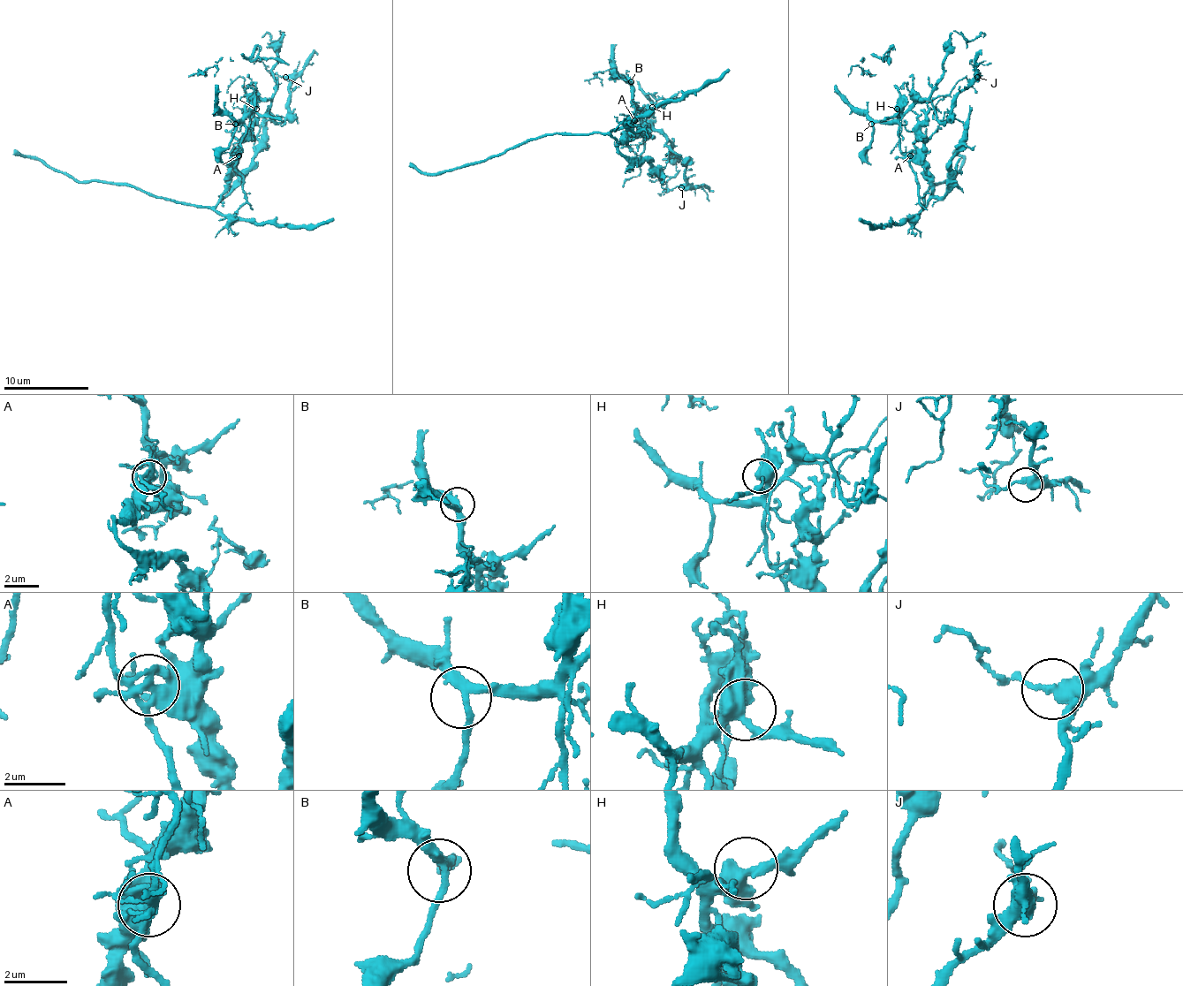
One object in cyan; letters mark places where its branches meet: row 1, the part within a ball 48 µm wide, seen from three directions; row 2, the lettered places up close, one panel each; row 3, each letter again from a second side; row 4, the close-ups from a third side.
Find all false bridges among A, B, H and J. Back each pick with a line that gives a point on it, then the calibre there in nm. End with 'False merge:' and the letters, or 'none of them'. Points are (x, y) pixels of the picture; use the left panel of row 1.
A: (238, 155) | 360 nm
False merge: A

